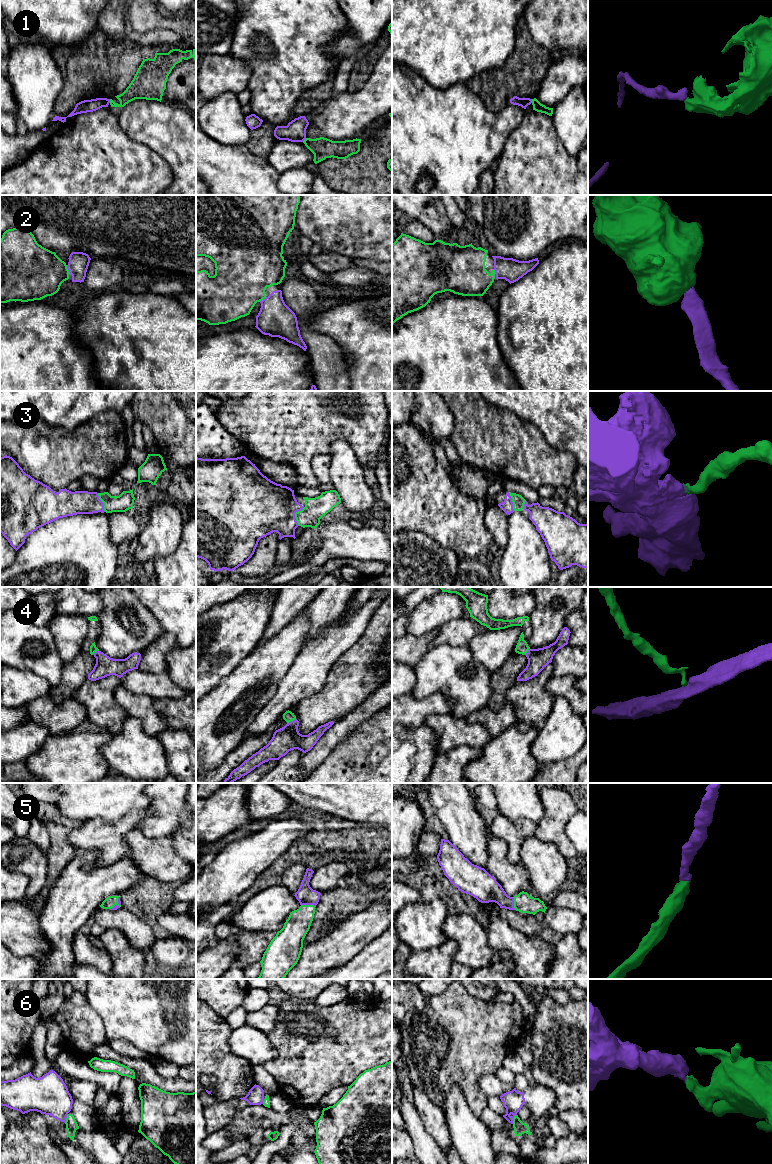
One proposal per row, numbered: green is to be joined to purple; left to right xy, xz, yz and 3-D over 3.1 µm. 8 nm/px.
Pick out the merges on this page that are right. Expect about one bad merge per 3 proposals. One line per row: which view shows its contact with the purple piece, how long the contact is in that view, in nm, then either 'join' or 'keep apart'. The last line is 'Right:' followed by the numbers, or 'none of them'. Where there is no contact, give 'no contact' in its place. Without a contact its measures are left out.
1: contact in xy; length 30 nm; keep apart
2: contact in xy; length 80 nm; join
3: contact in xz; length 150 nm; join
4: contact in xz; length 90 nm; join
5: contact in xz; length 120 nm; join
6: contact in yz; length 90 nm; keep apart
Right: 2, 3, 4, 5

